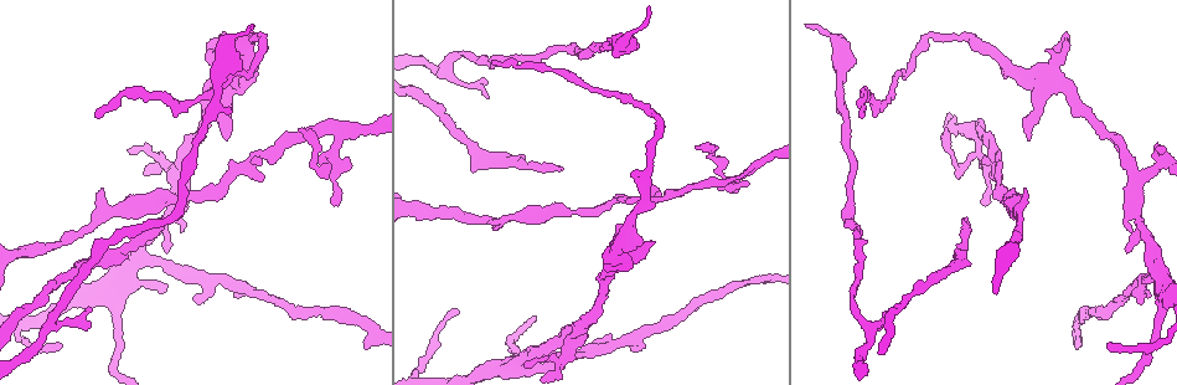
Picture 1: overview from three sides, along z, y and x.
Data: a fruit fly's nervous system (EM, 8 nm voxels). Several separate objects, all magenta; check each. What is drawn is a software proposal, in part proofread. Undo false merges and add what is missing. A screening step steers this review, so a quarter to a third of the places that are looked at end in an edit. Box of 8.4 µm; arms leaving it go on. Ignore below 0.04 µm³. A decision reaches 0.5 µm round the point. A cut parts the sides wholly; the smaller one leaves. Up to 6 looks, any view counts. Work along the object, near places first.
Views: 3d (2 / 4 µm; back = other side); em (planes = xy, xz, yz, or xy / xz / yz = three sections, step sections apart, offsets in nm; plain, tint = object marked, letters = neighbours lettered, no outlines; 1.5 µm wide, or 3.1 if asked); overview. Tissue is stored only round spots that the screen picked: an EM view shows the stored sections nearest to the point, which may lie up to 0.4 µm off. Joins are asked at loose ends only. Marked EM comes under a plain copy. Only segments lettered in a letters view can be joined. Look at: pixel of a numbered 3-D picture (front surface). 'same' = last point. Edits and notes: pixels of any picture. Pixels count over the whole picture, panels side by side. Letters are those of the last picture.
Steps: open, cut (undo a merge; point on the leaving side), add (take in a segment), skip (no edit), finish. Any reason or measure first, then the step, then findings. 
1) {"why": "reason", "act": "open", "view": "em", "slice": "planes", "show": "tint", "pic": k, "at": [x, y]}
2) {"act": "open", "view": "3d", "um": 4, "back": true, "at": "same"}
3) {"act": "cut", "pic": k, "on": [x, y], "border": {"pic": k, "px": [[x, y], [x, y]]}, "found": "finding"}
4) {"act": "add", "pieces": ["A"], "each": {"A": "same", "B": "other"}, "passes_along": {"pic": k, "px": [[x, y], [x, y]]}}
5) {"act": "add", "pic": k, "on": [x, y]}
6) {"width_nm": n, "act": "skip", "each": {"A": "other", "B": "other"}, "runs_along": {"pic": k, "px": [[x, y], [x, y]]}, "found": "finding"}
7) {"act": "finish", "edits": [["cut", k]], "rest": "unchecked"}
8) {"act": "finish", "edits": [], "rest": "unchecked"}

{"why": "sharp bend", "act": "open", "view": "3d", "um": 2, "pic": 1, "at": [260, 39]}

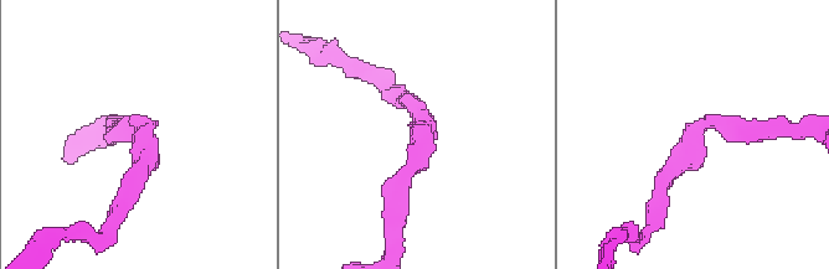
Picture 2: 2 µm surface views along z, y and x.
{"why": "now the EM", "act": "open", "view": "em", "slice": "yz", "step": 4, "show": "tint", "pic": 2, "at": [142, 137]}

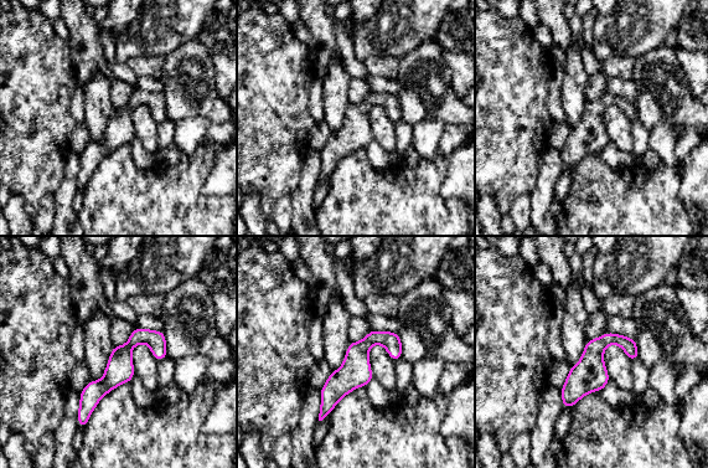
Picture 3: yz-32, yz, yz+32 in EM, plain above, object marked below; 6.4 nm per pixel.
{"why": "another direction", "act": "open", "view": "em", "slice": "planes", "show": "letters", "at": "same"}

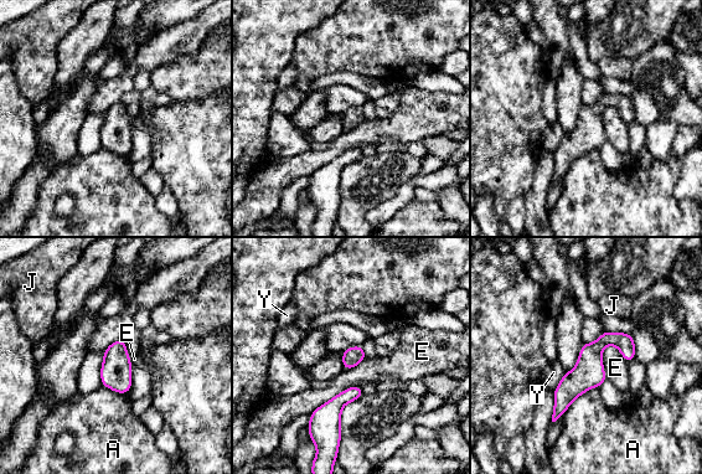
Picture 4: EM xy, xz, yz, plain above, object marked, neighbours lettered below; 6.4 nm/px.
{"act": "skip", "each": {"A": "other", "E": "other", "J": "other", "Y": "other"}, "found": "all the same neuron"}

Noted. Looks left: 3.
{"why": "an open end", "act": "open", "view": "em", "slice": "planes", "show": "letters", "pic": 1, "at": [227, 138]}

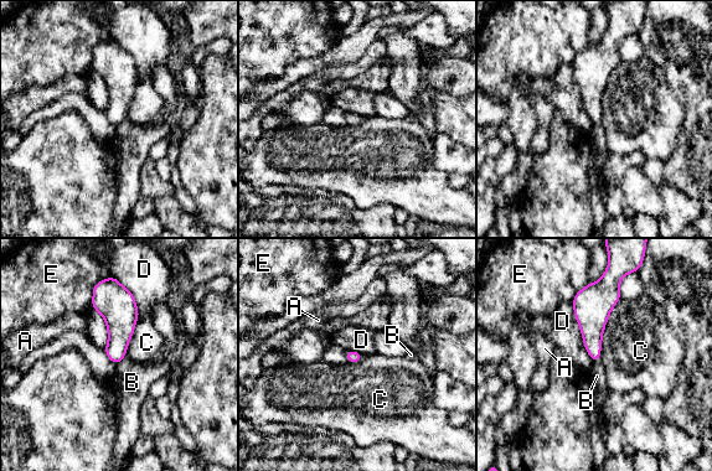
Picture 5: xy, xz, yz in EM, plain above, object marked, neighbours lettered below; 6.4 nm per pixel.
{"act": "skip", "each": {"A": "other", "B": "other", "C": "other", "D": "other", "E": "other"}, "border": {"pic": 5, "px": [[124, 357], [115, 365]]}, "found": "none of them fits"}

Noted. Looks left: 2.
{"why": "an open end", "act": "open", "view": "em", "slice": "planes", "show": "letters", "pic": 1, "at": [457, 311]}

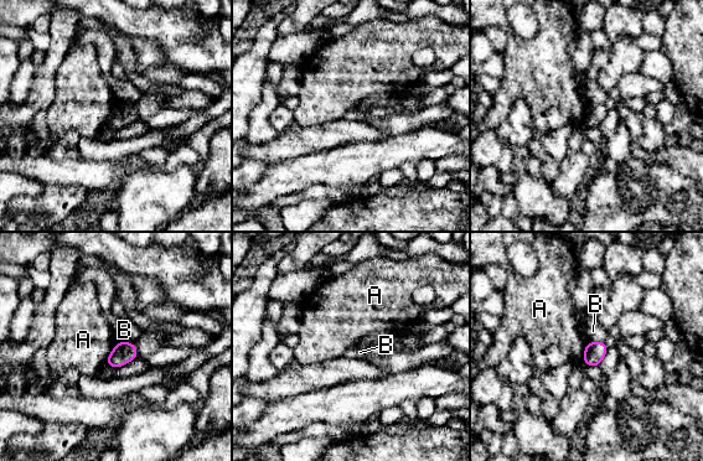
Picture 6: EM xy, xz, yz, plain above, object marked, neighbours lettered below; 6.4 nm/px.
{"width_nm": 130, "act": "skip", "each": {"A": "other", "B": "other"}, "found": "none of them fits"}

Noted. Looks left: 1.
{"act": "finish", "edits": [], "rest": "unchecked"}

